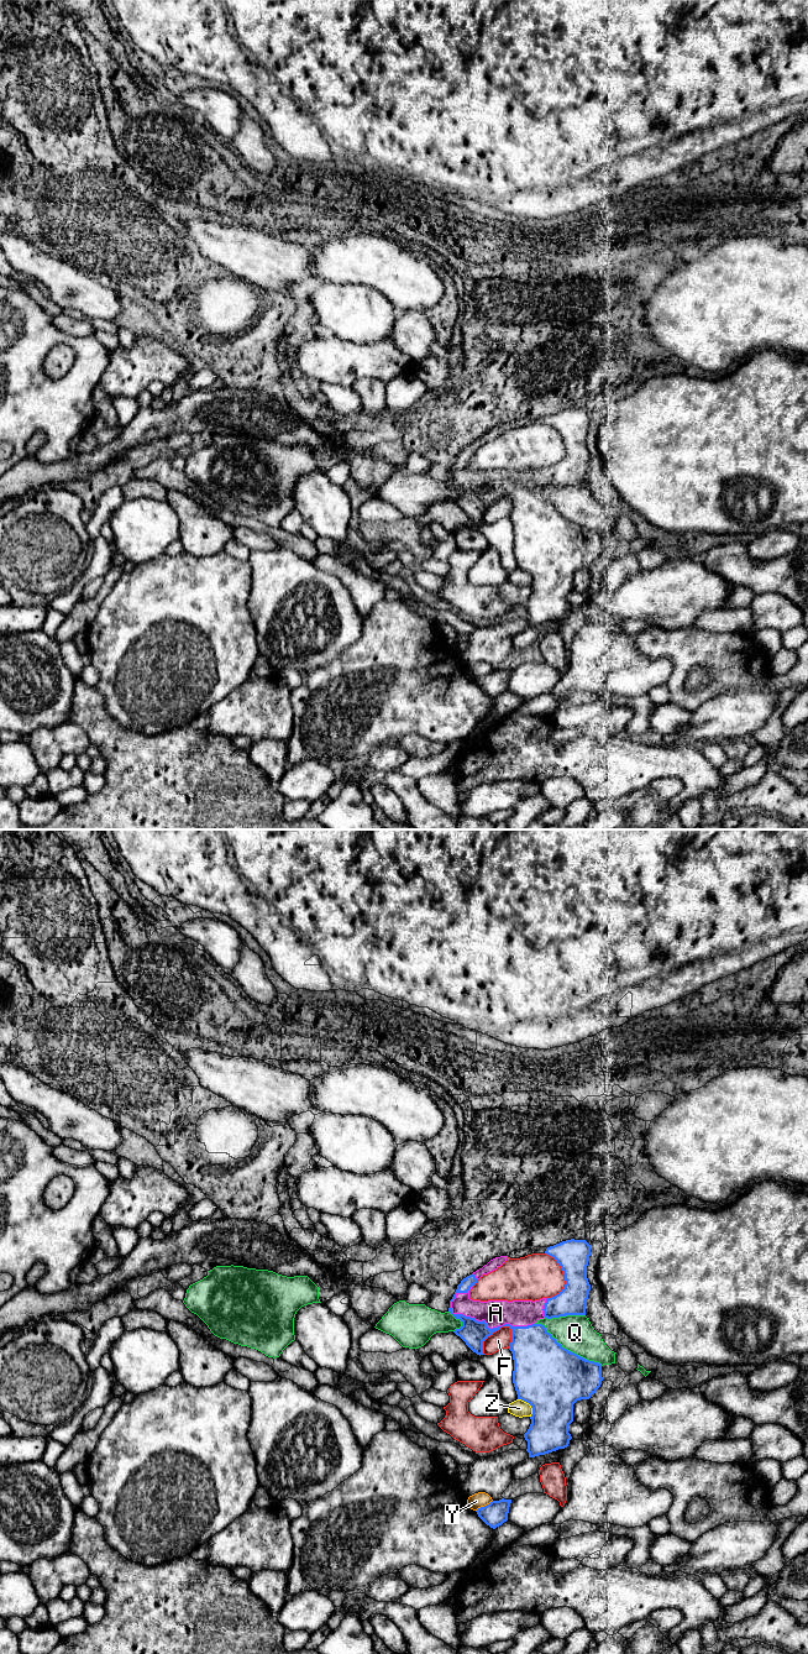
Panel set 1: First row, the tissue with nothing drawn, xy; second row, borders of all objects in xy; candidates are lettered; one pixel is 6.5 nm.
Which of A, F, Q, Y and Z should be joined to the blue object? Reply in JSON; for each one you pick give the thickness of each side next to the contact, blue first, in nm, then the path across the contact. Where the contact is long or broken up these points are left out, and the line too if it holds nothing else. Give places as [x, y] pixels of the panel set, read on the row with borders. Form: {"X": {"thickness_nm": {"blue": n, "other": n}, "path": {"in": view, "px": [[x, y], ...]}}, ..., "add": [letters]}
{"A": {"thickness_nm": {"blue": 170, "other": 180}}, "add": ["A"]}

